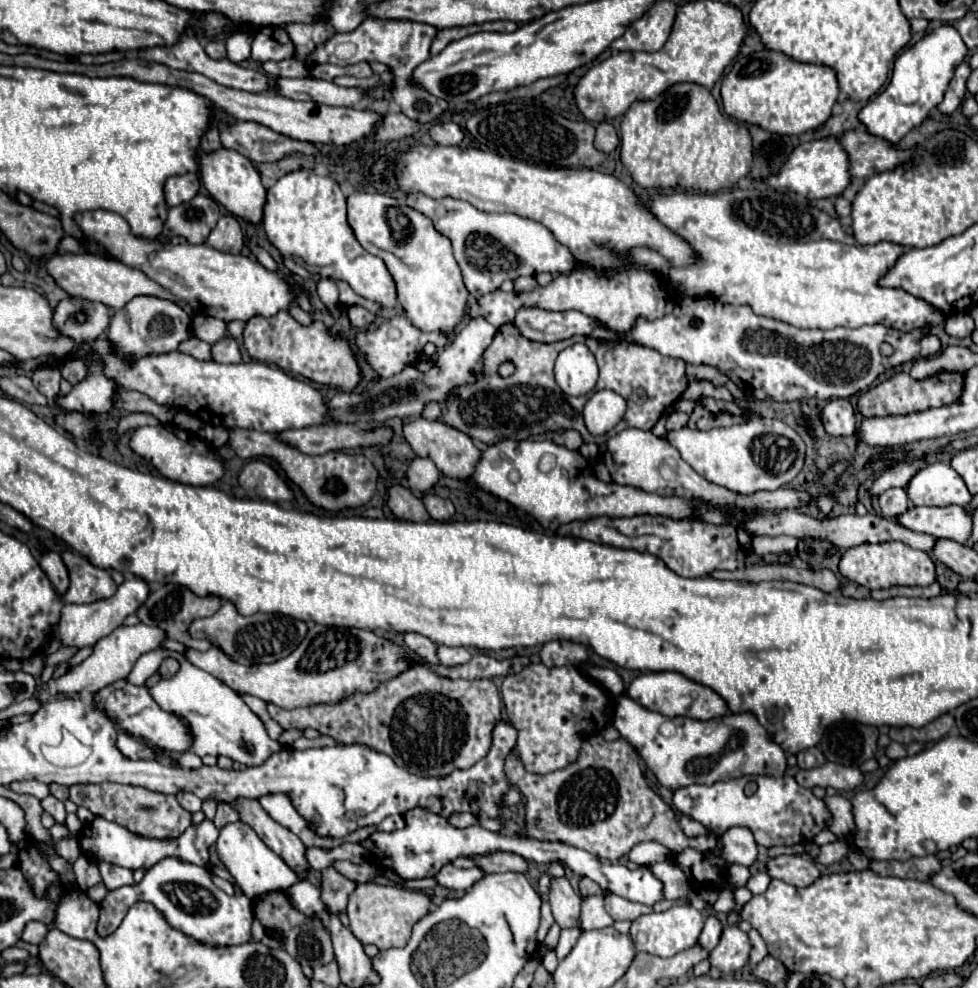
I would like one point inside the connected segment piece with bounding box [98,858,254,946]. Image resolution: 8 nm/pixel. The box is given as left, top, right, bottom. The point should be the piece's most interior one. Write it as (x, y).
(184, 894)

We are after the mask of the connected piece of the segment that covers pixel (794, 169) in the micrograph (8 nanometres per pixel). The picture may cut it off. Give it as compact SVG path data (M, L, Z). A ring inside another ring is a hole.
M826 138L826 140L814 140L806 144L798 144L788 160L782 164L782 168L764 178L764 184L772 190L792 190L798 196L804 196L808 200L816 198L832 198L850 184L850 174L848 174L848 156L844 150L840 150L838 140Z

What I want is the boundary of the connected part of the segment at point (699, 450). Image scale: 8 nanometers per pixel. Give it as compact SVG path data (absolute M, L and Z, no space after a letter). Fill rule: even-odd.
M750 418L744 424L734 424L730 428L712 428L712 430L692 430L688 426L668 432L666 440L680 452L682 460L688 462L702 478L724 486L738 494L754 494L760 490L778 490L796 478L804 466L804 442L802 438L784 422L770 418Z

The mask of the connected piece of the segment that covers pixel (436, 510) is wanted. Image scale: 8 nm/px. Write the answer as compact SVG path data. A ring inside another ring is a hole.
M422 494L422 502L432 516L432 520L438 522L448 522L454 516L454 504L450 500L444 500L436 494Z

